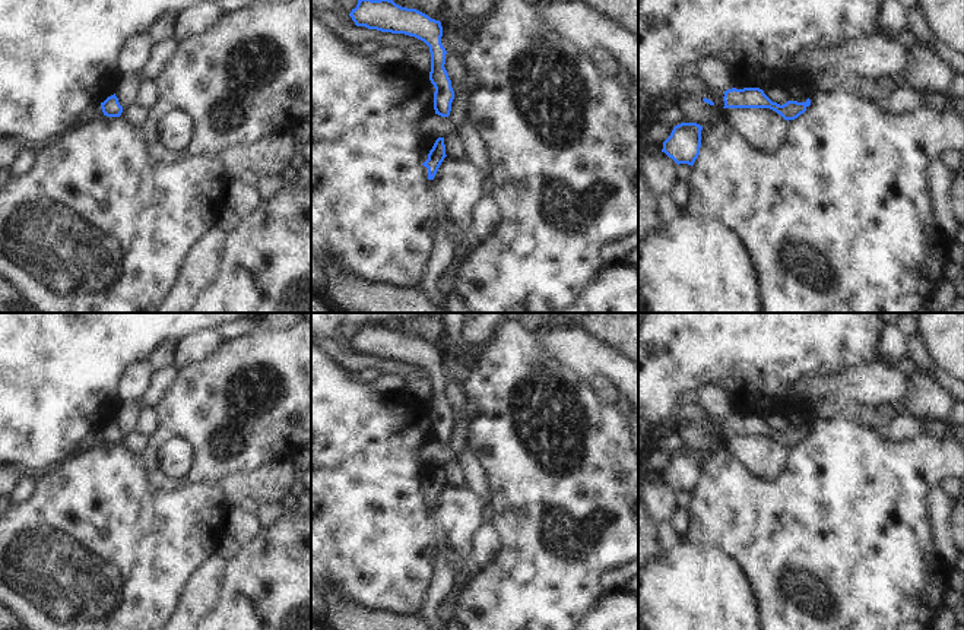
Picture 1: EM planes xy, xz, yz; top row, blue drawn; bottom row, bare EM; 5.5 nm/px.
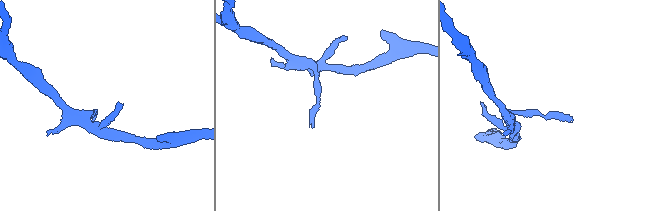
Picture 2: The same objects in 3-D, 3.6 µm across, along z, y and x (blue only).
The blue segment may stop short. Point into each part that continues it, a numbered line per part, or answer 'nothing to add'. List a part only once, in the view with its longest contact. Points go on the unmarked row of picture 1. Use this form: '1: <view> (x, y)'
nothing to add.

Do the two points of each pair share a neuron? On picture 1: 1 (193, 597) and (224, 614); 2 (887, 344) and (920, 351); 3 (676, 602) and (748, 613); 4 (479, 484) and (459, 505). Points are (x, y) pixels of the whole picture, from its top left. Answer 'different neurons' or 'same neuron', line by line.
1: different neurons
2: different neurons
3: same neuron
4: different neurons

